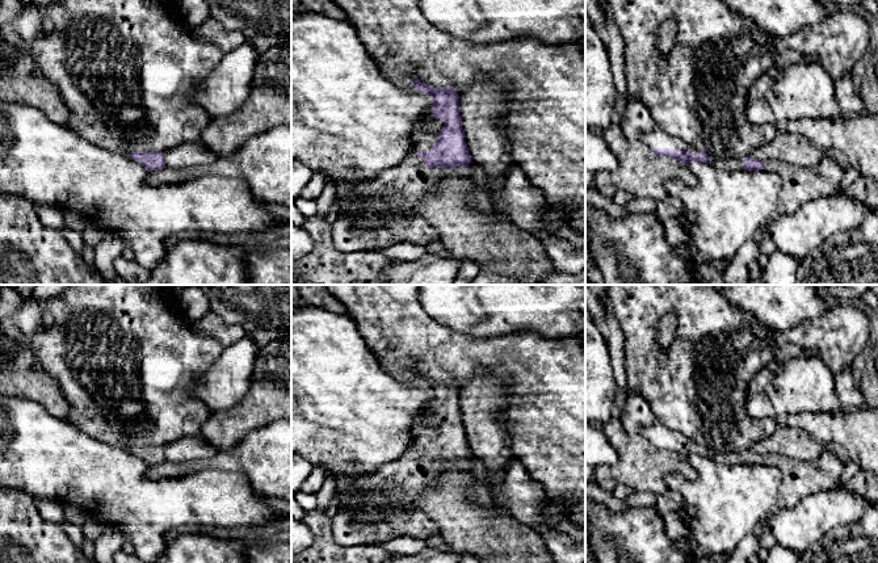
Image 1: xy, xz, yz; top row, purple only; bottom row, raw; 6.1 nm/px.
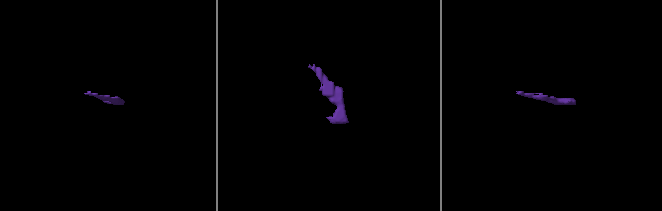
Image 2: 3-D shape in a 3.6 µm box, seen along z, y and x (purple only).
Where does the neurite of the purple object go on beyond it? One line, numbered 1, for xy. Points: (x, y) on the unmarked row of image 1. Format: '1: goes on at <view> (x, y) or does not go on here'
1: does not go on here

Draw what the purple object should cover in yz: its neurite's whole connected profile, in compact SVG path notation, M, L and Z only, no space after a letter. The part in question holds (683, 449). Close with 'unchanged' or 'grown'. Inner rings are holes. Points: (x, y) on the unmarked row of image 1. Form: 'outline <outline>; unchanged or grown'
outline M630 390L619 420L630 436L643 436L660 451L668 450L686 459L692 455L711 455L706 446L677 430L668 429L655 416L650 403Z; grown

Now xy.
outline M135 445L129 449L131 453L142 458L147 466L159 465L165 461L163 446L140 446Z; unchanged

